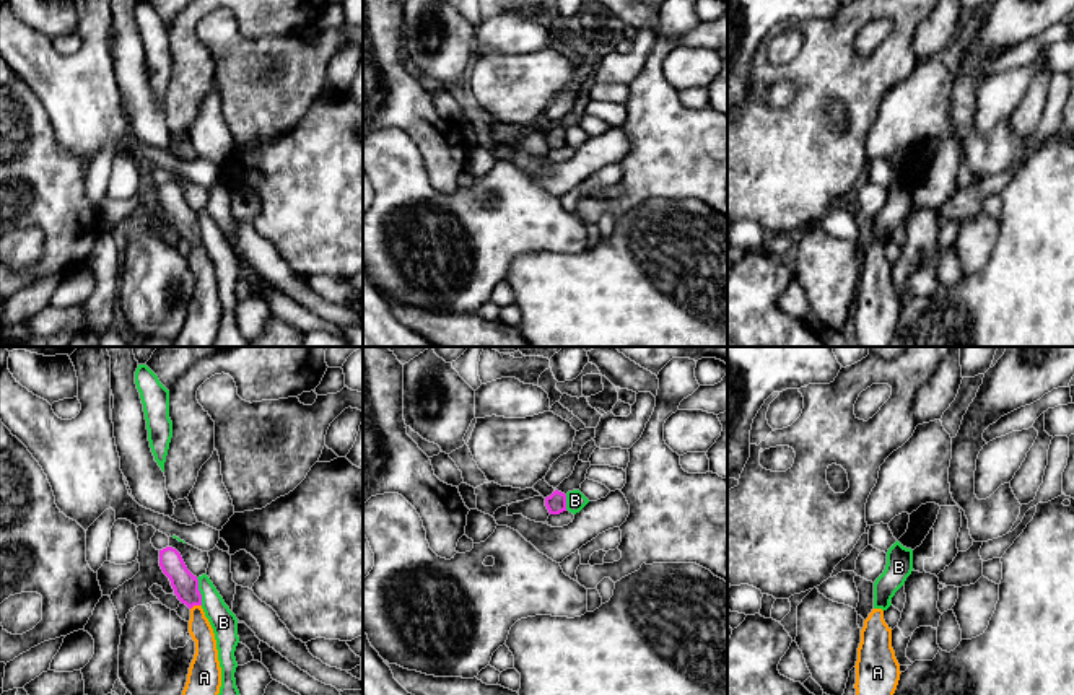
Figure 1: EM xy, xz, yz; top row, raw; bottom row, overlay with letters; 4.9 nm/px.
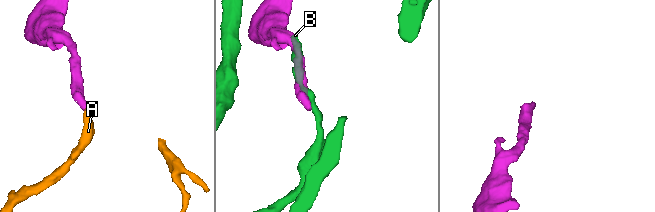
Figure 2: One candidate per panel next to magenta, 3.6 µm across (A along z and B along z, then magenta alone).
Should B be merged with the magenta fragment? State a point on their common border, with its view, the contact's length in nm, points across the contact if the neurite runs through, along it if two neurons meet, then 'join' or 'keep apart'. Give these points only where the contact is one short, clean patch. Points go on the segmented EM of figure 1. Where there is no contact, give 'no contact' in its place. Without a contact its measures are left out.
xy (199, 591) | 140 nm | along xy (196, 578), (202, 604) | keep apart

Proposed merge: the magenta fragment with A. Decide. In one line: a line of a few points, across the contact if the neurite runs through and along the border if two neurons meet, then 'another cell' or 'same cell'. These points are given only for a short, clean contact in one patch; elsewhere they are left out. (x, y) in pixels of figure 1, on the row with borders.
line xy (186, 586), (196, 604), (200, 630); same cell

